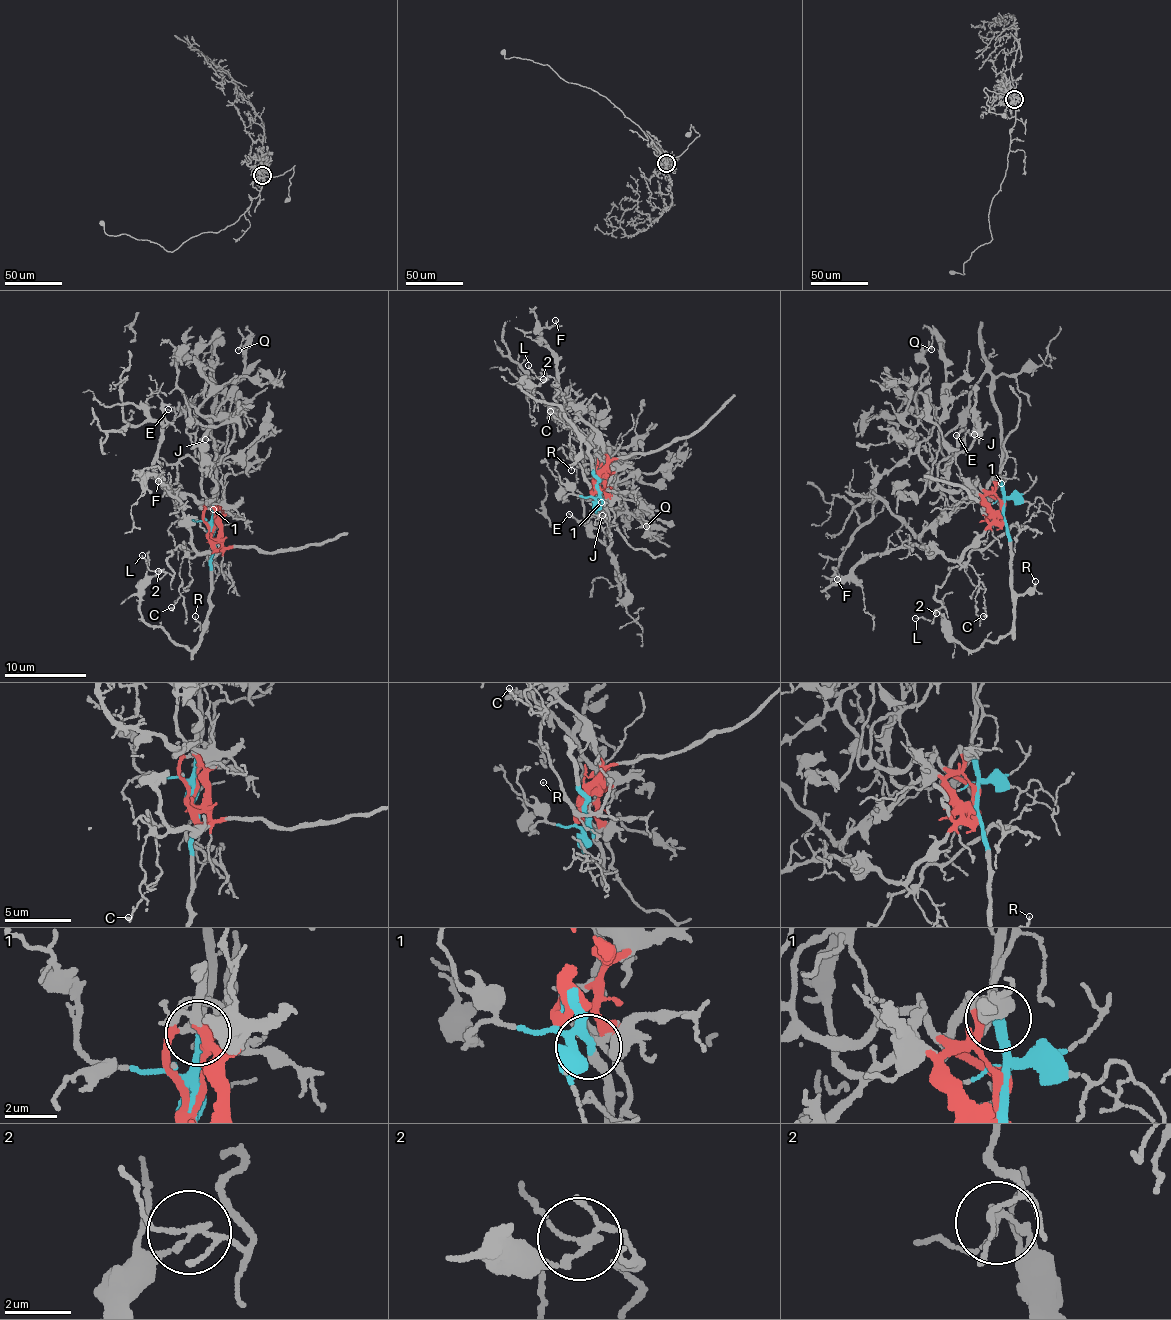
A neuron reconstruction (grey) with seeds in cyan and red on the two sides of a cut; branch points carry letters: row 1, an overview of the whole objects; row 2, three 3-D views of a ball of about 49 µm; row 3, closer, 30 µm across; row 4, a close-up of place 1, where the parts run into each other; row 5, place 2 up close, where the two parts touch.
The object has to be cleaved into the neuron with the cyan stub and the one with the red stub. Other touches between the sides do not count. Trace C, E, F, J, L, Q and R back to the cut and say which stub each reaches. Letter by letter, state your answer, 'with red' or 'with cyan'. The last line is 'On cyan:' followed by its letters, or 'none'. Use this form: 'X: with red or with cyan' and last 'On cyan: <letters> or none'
C: with red
E: with cyan
F: with red
J: with red
L: with red
Q: with red
R: with cyan
On cyan: E, R

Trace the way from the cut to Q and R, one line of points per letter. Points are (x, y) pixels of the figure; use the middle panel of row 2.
Q: (596, 483), (602, 489), (609, 450), (600, 458), (610, 461), (627, 509), (647, 525), (652, 538), (645, 526)
R: (596, 484), (597, 476), (591, 467), (587, 441), (580, 442), (572, 470)

